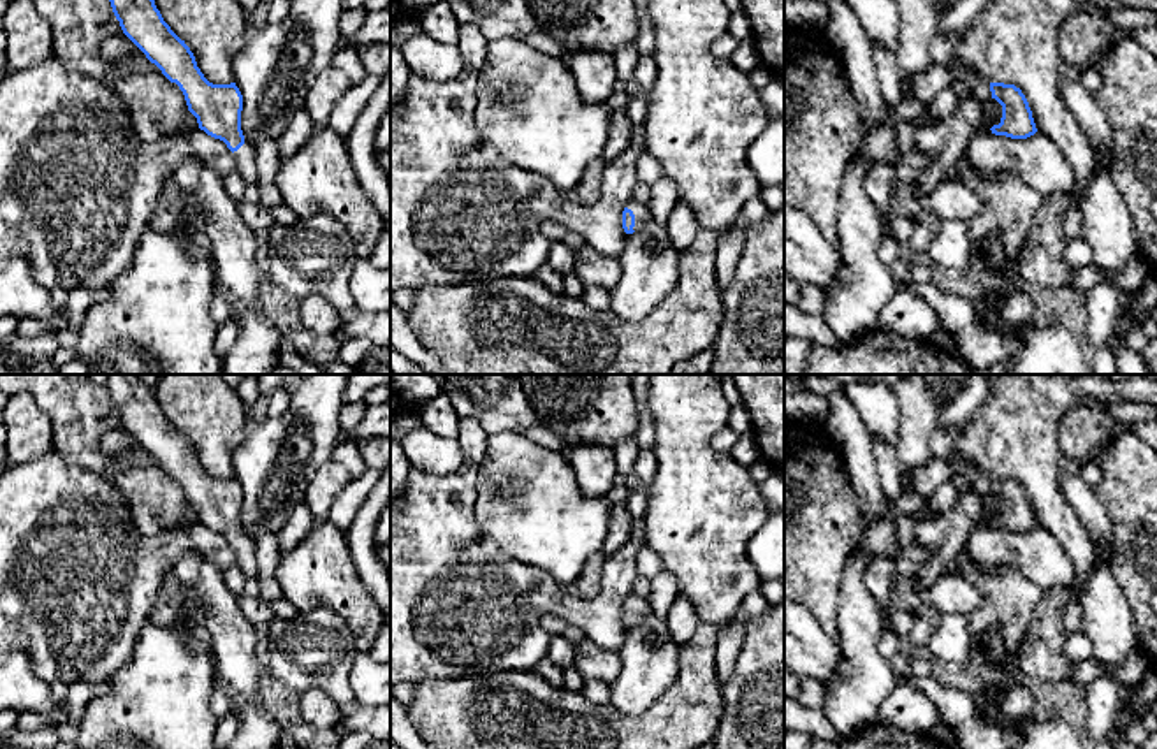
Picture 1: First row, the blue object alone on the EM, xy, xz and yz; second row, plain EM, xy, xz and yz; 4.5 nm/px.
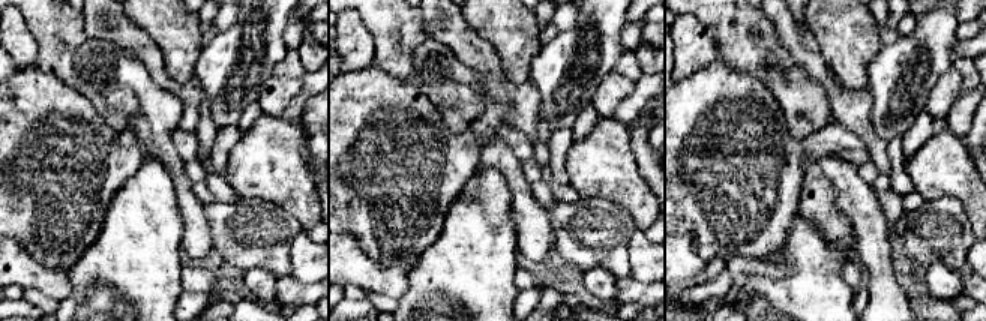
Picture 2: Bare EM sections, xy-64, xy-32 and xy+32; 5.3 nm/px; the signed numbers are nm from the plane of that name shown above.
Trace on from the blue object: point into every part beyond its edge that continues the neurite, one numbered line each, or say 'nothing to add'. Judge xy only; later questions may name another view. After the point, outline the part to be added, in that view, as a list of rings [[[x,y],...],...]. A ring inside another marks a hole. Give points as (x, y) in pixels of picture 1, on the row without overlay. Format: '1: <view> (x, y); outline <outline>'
1: xy (245, 551); outline [[[246,533],[244,538],[232,547],[236,554],[236,566],[246,575],[246,578],[258,577],[257,556],[255,556],[255,540]]]

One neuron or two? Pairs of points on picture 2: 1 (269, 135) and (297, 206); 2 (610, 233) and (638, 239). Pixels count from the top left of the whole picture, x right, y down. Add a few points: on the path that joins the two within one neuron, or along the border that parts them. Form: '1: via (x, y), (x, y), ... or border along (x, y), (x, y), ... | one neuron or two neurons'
1: via (270, 153), (270, 165), (293, 188) | one neuron
2: border along (637, 230), (629, 245), (629, 272) | two neurons

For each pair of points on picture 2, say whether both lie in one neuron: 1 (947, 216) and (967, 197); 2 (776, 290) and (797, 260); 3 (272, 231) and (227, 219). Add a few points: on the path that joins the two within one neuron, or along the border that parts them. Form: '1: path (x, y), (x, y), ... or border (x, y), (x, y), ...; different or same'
1: border (926, 200), (953, 197), (970, 222); different
2: path (785, 285), (797, 273), (797, 269); same
3: path (261, 231), (242, 231), (237, 227); same

